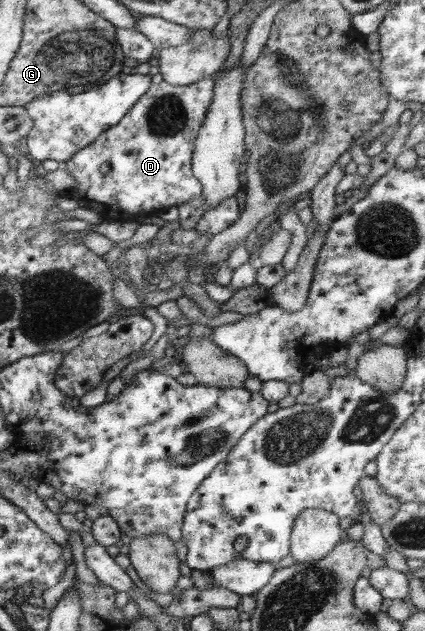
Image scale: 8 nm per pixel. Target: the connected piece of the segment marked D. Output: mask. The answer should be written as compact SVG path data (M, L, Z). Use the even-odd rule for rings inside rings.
M208 76L193 85L183 87L172 86L165 80L151 86L145 97L122 122L111 127L90 146L79 150L73 158L63 163L69 175L75 179L75 186L67 191L66 195L76 199L80 207L97 211L106 220L135 220L141 213L153 213L201 196L202 183L193 172L194 143L214 99L214 82L215 80ZM103 163L110 165L110 170L105 174L101 172Z

